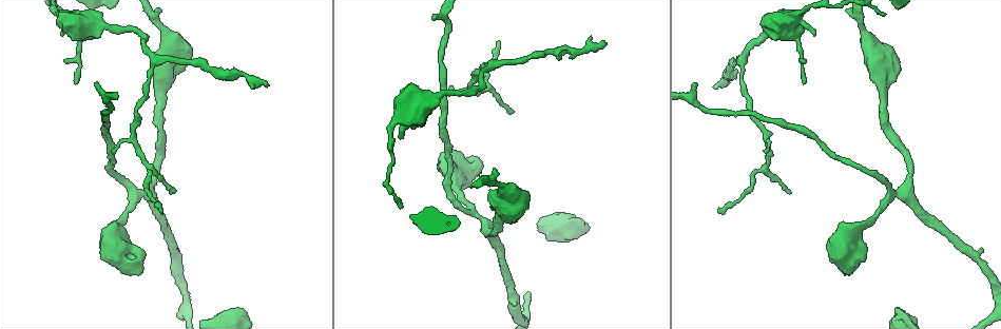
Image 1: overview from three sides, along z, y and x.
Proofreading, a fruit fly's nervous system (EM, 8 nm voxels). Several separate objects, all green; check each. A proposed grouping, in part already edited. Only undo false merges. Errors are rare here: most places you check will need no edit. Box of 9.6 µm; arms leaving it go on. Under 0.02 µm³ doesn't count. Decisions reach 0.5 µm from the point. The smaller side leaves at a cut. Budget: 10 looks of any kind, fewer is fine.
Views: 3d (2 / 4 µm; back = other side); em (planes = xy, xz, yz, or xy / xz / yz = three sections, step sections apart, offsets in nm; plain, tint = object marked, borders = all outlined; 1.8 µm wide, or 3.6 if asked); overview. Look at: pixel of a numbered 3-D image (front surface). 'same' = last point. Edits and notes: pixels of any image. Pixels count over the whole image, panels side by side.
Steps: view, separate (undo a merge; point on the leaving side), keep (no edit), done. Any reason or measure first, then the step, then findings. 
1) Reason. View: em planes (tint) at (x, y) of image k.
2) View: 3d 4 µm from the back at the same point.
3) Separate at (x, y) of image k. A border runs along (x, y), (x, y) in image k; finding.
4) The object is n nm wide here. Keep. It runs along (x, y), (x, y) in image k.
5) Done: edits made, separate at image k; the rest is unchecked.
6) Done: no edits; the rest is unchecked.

Sharp bend. View: 3d 4 µm at (477, 168) of image 1.

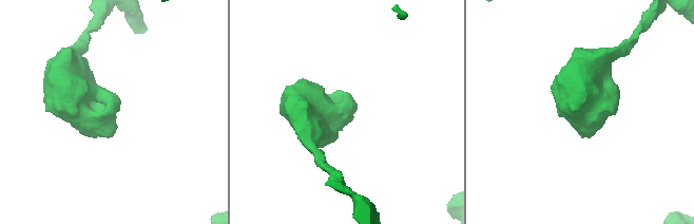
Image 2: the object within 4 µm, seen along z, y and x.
Need the tissue. View: em 3.6 µm planes (tint) at (345, 112) of image 2.

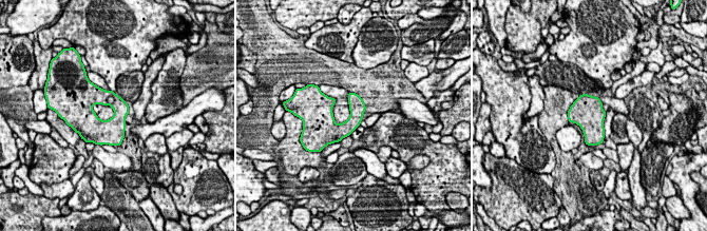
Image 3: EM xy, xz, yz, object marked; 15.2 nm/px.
Keep. All the same neuron.

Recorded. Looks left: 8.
Narrows sharply. View: 3d 4 µm from the back at (149, 170) of image 1.

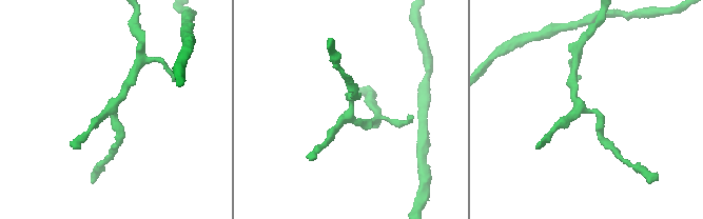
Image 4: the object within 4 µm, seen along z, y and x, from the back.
View: em 3.6 µm planes (plain) at (595, 112) of image 4.

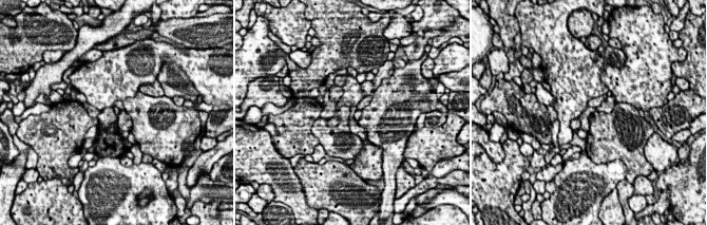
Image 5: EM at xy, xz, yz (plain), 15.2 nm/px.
View: em 3.6 µm planes (tint) at the same point.

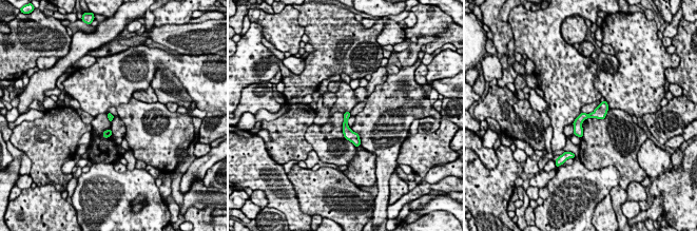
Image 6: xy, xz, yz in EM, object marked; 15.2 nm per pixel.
Keep. All the same neuron.

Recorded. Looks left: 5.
Thick turns thin. View: em planes (borders) at (453, 92) of image 1.

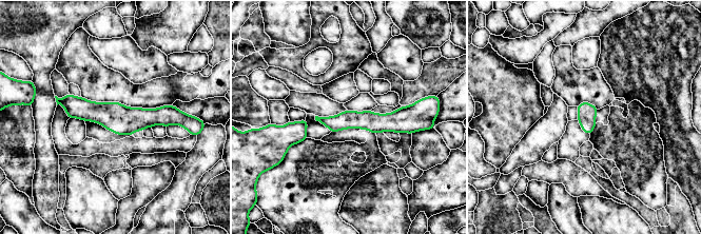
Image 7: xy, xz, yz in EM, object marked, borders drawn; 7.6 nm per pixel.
The object is 140 nm wide here. Keep. It runs along (59, 101), (113, 116), (176, 113) in image 7; all the same neuron.

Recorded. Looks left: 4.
Thick turns thin. View: 3d 4 µm at (798, 14) of image 1.

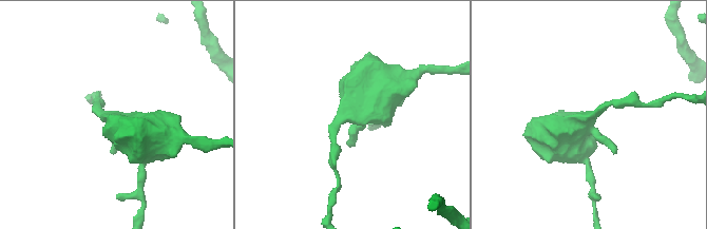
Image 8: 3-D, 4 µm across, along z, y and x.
The arms are 160, 750 nm wide. View: em 3.6 µm planes (tint) at (590, 118) of image 8.

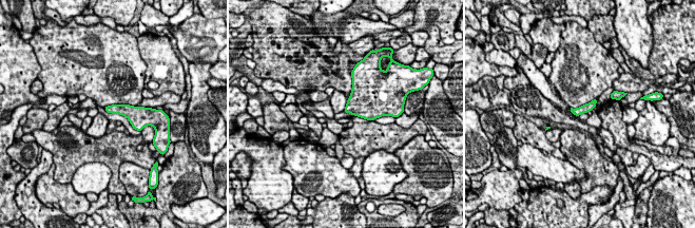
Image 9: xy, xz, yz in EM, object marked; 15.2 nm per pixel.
Keep. Continuous, no second neuron.

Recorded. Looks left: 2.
Done: no edits; the rest is unchecked.

